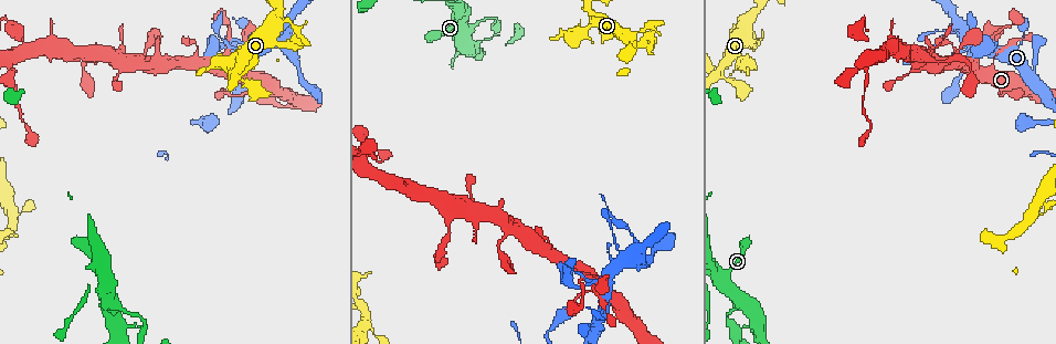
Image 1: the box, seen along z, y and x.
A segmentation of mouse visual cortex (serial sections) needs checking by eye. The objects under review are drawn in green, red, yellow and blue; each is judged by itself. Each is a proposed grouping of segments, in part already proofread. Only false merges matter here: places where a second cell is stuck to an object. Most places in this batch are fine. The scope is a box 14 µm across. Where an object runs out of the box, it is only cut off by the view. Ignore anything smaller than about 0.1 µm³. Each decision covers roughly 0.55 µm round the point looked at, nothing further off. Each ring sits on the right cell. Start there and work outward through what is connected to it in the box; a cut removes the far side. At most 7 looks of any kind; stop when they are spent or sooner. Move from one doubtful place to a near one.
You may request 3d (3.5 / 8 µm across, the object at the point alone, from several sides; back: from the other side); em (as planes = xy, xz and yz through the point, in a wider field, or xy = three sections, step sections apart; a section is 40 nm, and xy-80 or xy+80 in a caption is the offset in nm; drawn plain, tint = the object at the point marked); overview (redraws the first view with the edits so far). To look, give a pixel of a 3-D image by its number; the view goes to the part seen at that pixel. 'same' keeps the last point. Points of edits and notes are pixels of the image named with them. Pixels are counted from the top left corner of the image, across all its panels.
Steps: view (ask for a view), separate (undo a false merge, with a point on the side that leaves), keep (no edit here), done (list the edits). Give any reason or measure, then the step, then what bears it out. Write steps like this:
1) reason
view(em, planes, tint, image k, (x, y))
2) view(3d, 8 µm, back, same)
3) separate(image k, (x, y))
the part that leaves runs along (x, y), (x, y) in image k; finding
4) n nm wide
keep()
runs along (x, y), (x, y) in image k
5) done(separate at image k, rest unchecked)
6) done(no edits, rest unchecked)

abrupt turn
view(3d, 3.5 µm, back, image 1, (293, 42))

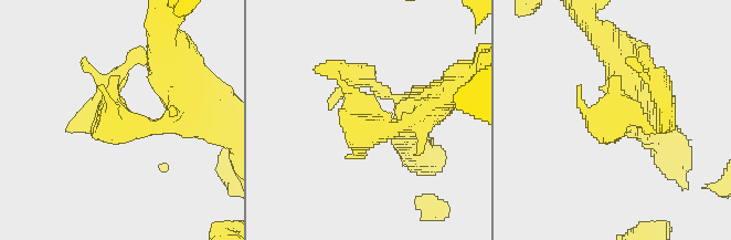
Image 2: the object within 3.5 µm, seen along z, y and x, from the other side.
now the EM
view(em, planes, tint, image 2, (125, 125))

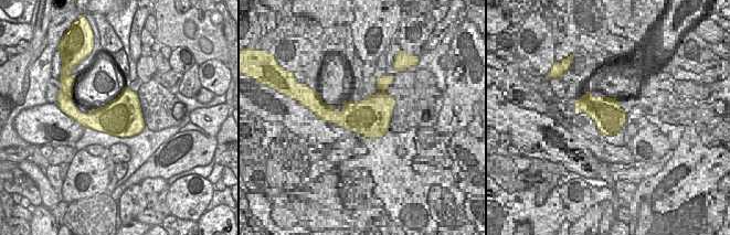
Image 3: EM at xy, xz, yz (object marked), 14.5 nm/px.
600 nm wide
keep()
runs along (193, 94), (159, 128), (108, 115), (98, 132) in image 2; one cell here

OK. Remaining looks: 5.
four-way junction
view(3d, 3.5 µm, image 1, (722, 72))

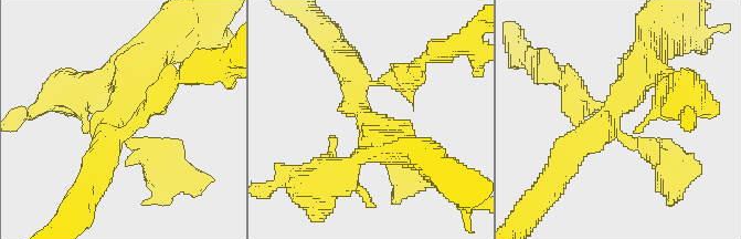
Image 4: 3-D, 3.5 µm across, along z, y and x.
view(em, xy, step 5, tint, image 4, (613, 113))

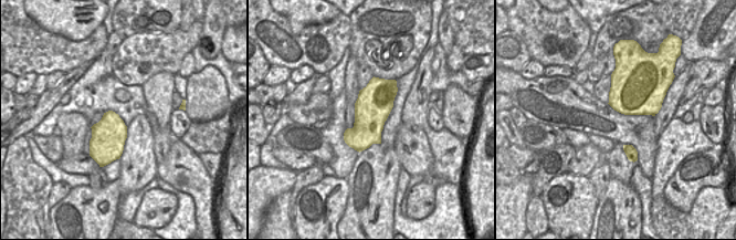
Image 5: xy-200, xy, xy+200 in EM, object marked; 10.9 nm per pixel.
4 arms; arms of 150, 200, 400, 500 nm
keep()
runs along (645, 56), (614, 127), (656, 155) in image 4; continuous, no second cell

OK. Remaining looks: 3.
side arm on a straight run
view(3d, 3.5 µm, image 1, (599, 322))

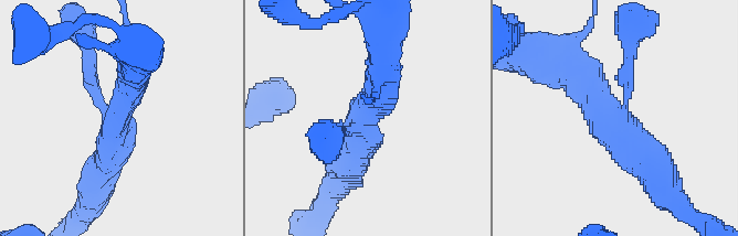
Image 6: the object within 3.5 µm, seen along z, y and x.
3 arms; arms of 150, 400, 450 nm
view(em, xy, step 1, tint, image 6, (118, 123))

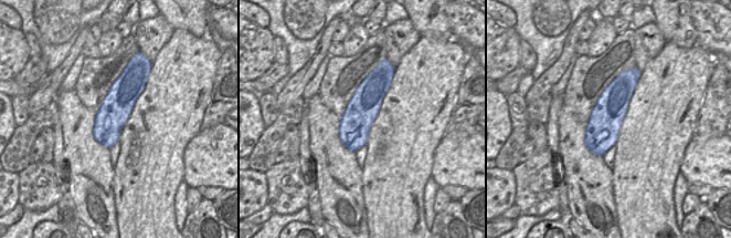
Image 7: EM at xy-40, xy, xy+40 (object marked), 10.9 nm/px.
keep()
runs along (629, 73), (606, 116), (597, 152) in image 7; one cell here

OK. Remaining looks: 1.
done(no edits, rest unchecked)

